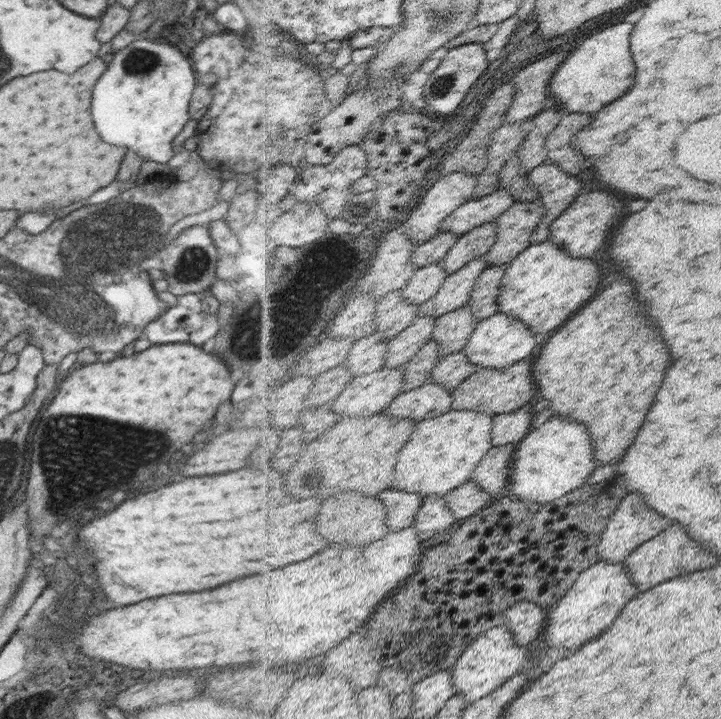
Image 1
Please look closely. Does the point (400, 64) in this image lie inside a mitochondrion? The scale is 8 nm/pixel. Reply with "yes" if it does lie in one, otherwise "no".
yes

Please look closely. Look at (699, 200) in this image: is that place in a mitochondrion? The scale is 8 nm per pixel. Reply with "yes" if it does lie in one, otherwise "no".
no

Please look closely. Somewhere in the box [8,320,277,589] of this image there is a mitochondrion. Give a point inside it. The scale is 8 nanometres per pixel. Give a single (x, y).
(72, 448)

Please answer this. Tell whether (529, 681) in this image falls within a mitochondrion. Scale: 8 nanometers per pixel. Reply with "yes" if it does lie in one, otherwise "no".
no

